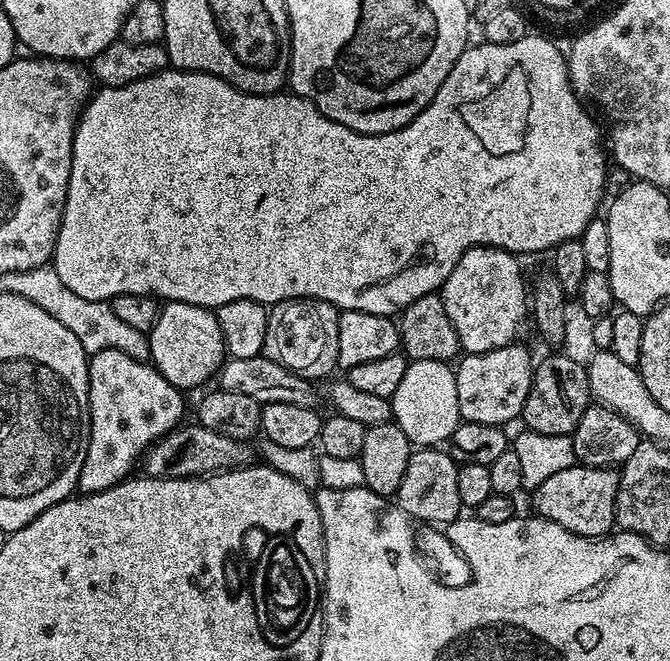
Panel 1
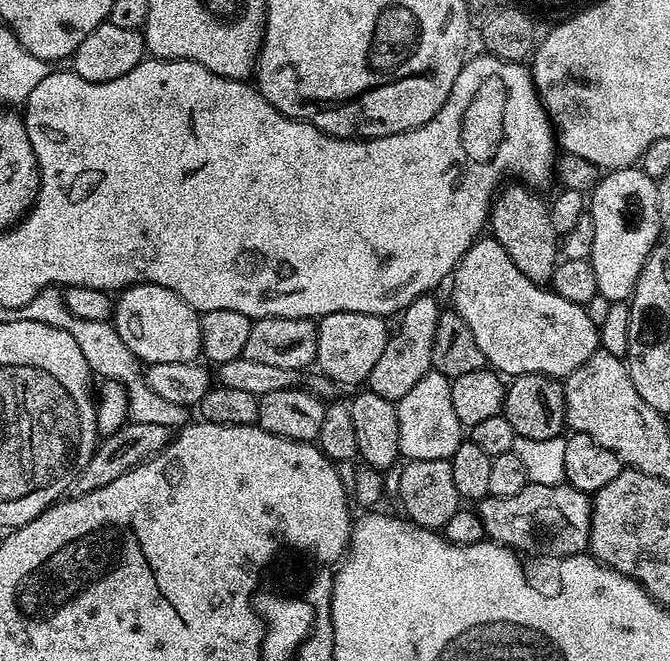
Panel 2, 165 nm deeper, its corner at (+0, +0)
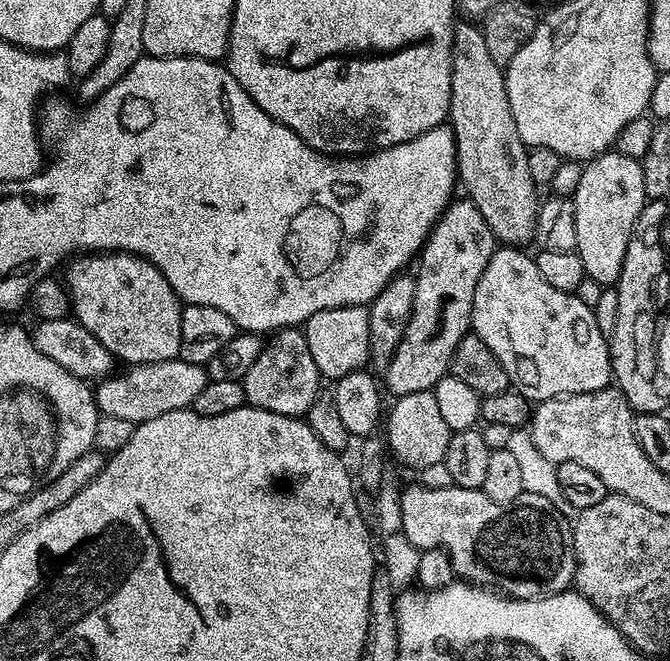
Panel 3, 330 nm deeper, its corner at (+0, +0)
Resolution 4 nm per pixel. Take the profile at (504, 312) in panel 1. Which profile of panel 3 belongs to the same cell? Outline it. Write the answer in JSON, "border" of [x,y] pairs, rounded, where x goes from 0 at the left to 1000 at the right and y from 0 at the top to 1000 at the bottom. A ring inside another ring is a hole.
{"border":[[[746,372],[731,390],[731,396],[725,396],[725,408],[719,408],[719,421],[713,421],[713,433],[707,433],[703,501],[713,511],[719,511],[719,517],[725,517],[725,523],[731,523],[731,536],[737,536],[737,542],[743,542],[743,548],[749,548],[749,560],[755,560],[760,582],[778,599],[784,599],[790,608],[804,608],[834,599],[855,599],[870,593],[891,593],[909,585],[915,579],[916,570],[913,567],[913,542],[907,536],[910,514],[909,510],[899,505],[899,499],[893,499],[893,487],[887,481],[884,467],[881,463],[872,461],[858,445],[827,439],[827,433],[818,431],[809,422],[809,413],[804,411],[799,392],[793,386],[787,387],[782,378],[770,372]]]}

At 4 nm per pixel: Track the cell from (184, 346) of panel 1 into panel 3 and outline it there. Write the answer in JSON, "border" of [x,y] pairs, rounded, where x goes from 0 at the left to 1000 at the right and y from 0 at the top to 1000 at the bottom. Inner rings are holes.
{"border":[[[145,381],[115,386],[100,405],[99,446],[106,477],[124,496],[134,499],[134,505],[140,505],[140,511],[146,511],[146,517],[152,517],[152,523],[158,523],[158,530],[164,530],[175,546],[187,545],[187,552],[201,554],[248,548],[267,540],[272,455],[254,427],[248,427],[245,416],[225,396],[210,387],[196,387],[191,381]]]}

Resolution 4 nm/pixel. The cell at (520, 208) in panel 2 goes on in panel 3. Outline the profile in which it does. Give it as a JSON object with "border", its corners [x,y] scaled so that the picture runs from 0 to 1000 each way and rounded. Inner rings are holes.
{"border":[[[682,35],[675,45],[675,110],[672,112],[672,160],[667,186],[678,203],[681,216],[681,263],[685,277],[693,278],[691,295],[713,312],[713,324],[725,330],[731,348],[742,365],[752,372],[782,372],[800,354],[800,331],[809,307],[800,298],[803,280],[791,269],[791,245],[788,244],[787,218],[779,215],[779,203],[773,203],[773,191],[767,185],[767,172],[761,166],[761,148],[752,123],[754,104],[737,94],[731,76],[725,70],[725,57],[709,35]]]}

